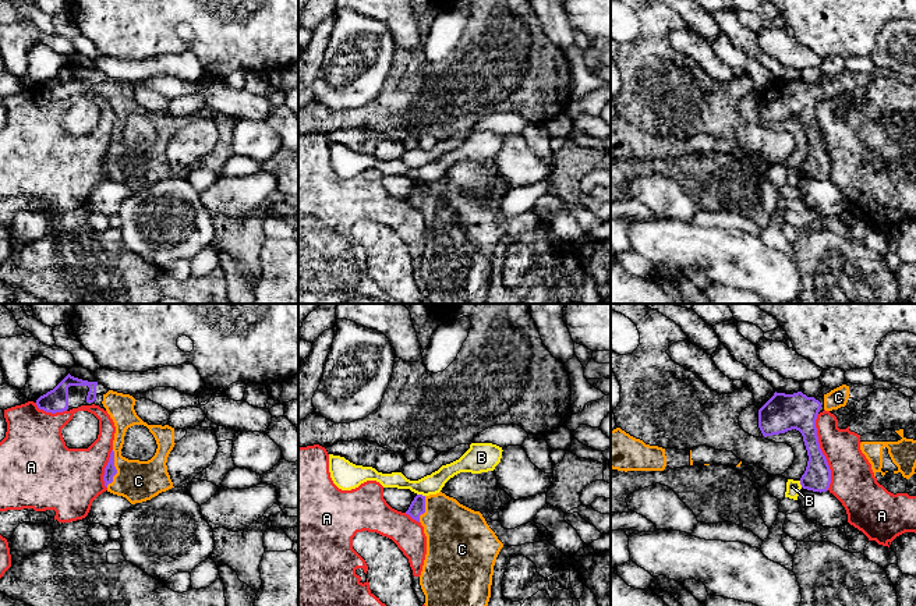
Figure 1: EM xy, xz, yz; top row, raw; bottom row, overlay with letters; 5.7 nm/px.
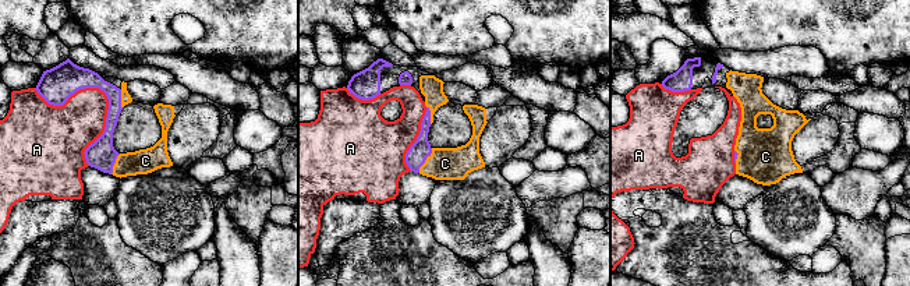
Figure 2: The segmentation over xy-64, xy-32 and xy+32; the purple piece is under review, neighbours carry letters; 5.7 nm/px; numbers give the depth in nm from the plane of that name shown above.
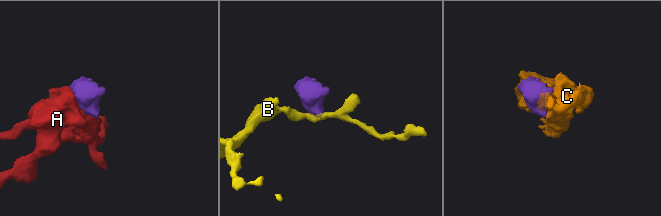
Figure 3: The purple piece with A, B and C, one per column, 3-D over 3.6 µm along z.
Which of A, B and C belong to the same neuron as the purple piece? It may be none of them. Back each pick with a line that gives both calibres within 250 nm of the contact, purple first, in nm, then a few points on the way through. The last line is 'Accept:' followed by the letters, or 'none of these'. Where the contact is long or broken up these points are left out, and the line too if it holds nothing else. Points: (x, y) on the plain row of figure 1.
C: calibres 70 and 240 nm
Accept: C

